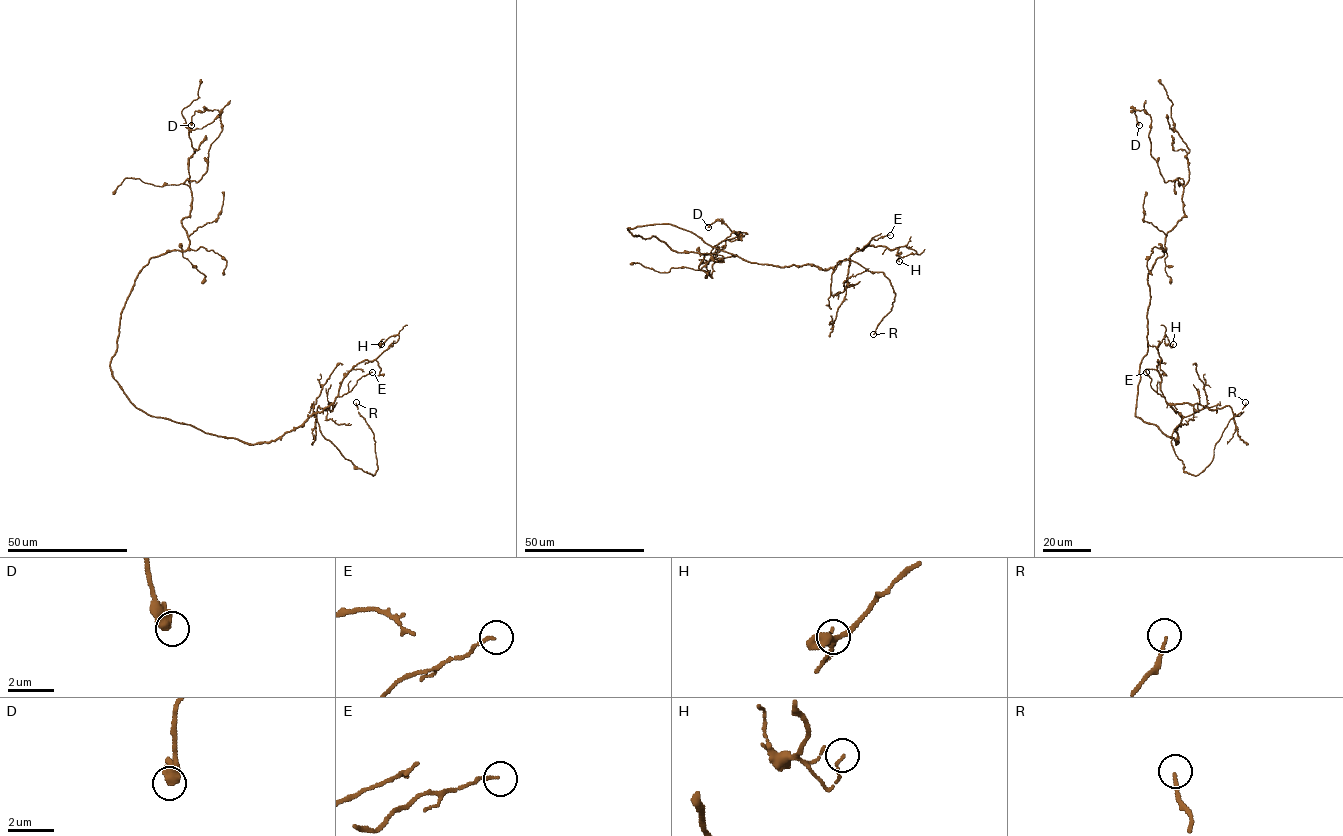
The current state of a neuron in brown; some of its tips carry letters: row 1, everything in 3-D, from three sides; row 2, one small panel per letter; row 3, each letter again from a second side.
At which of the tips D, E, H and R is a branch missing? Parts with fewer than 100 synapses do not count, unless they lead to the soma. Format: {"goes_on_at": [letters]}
{"goes_on_at": ["R"]}

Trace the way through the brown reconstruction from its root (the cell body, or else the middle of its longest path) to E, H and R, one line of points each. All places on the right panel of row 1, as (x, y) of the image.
E: (1138, 392), (1135, 415), (1179, 442), (1176, 429), (1181, 416), (1151, 387), (1146, 372)
H: (1138, 392), (1135, 415), (1179, 442), (1181, 416), (1165, 401), (1157, 370), (1165, 335), (1173, 344)
R: (1138, 392), (1135, 415), (1176, 444), (1182, 416), (1171, 444), (1194, 475), (1245, 402)

